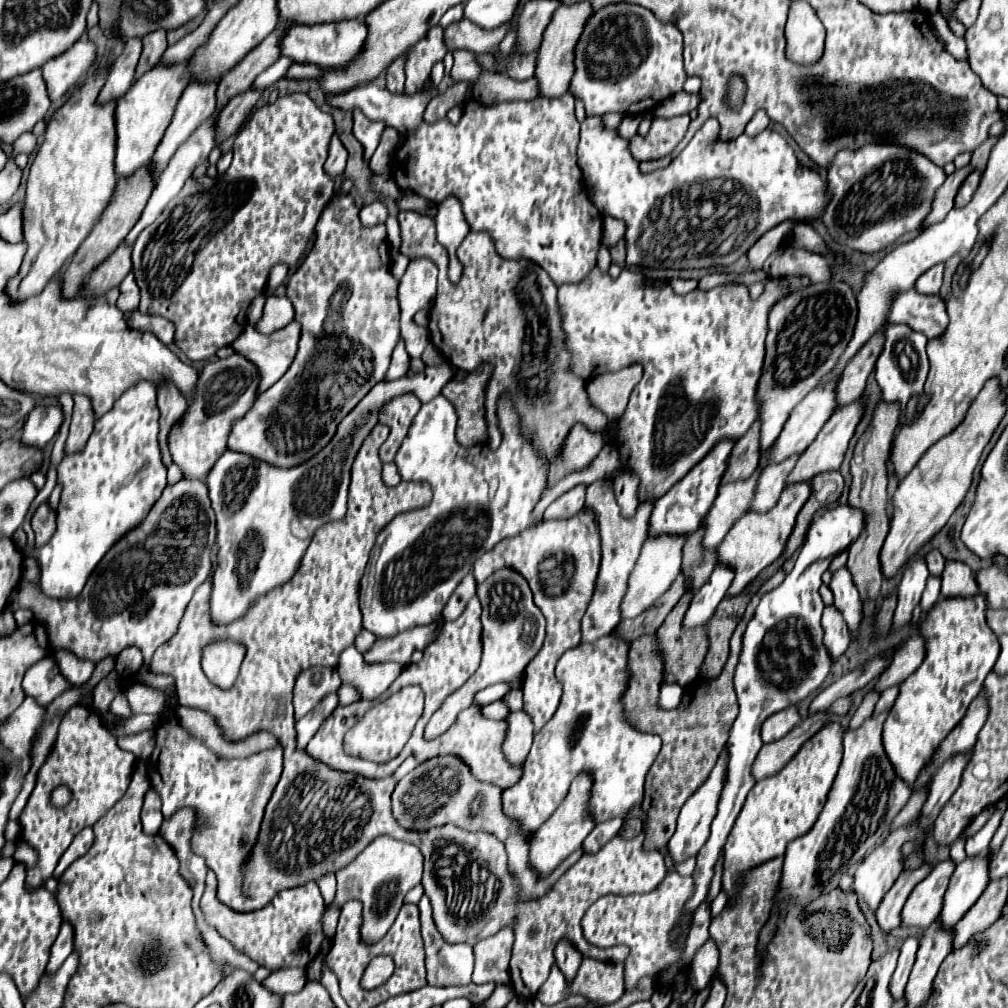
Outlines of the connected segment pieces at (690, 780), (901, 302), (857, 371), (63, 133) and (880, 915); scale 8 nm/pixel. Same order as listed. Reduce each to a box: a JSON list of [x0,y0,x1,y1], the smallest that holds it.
[[613,569,787,851],[885,289,949,339],[837,327,885,407],[7,71,117,301],[877,861,931,931]]

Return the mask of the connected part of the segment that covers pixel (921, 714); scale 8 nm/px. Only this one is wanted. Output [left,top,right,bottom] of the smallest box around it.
[883,595,999,785]

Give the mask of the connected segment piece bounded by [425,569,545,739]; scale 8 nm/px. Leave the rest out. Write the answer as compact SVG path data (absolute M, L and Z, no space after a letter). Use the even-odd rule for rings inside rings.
M499 569L485 583L477 585L477 597L483 607L483 613L481 613L481 625L483 625L481 665L473 673L473 677L470 677L462 687L443 701L443 705L437 709L437 713L427 723L425 739L435 739L441 733L445 733L451 727L451 723L455 721L457 713L473 704L474 696L478 691L493 683L513 681L513 679L521 677L527 663L537 655L537 651L543 645L545 617L541 611L533 613L533 607L537 607L537 605L533 603L533 595L529 591L527 581L519 573L513 573L513 569ZM485 603L501 603L501 605L485 605ZM533 615L535 615L535 623L533 623Z

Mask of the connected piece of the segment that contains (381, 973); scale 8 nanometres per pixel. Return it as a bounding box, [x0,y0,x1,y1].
[361,957,393,991]

